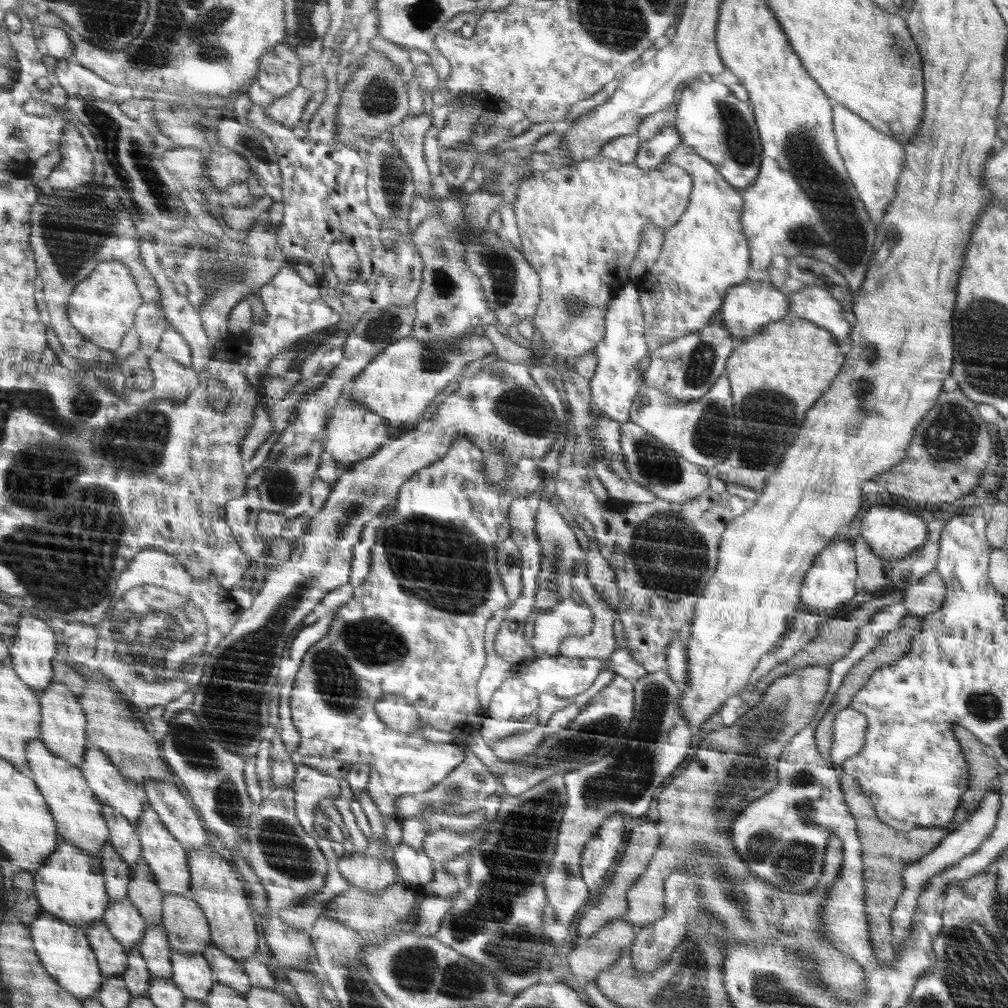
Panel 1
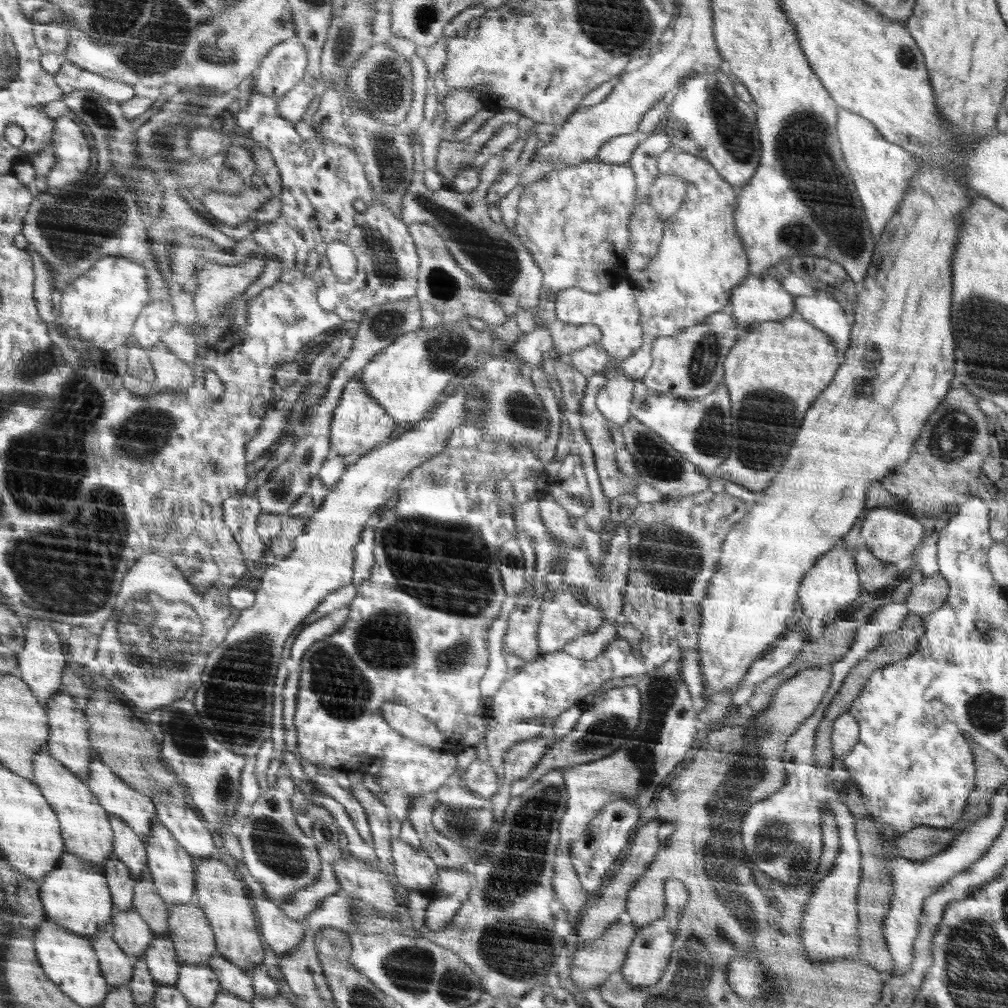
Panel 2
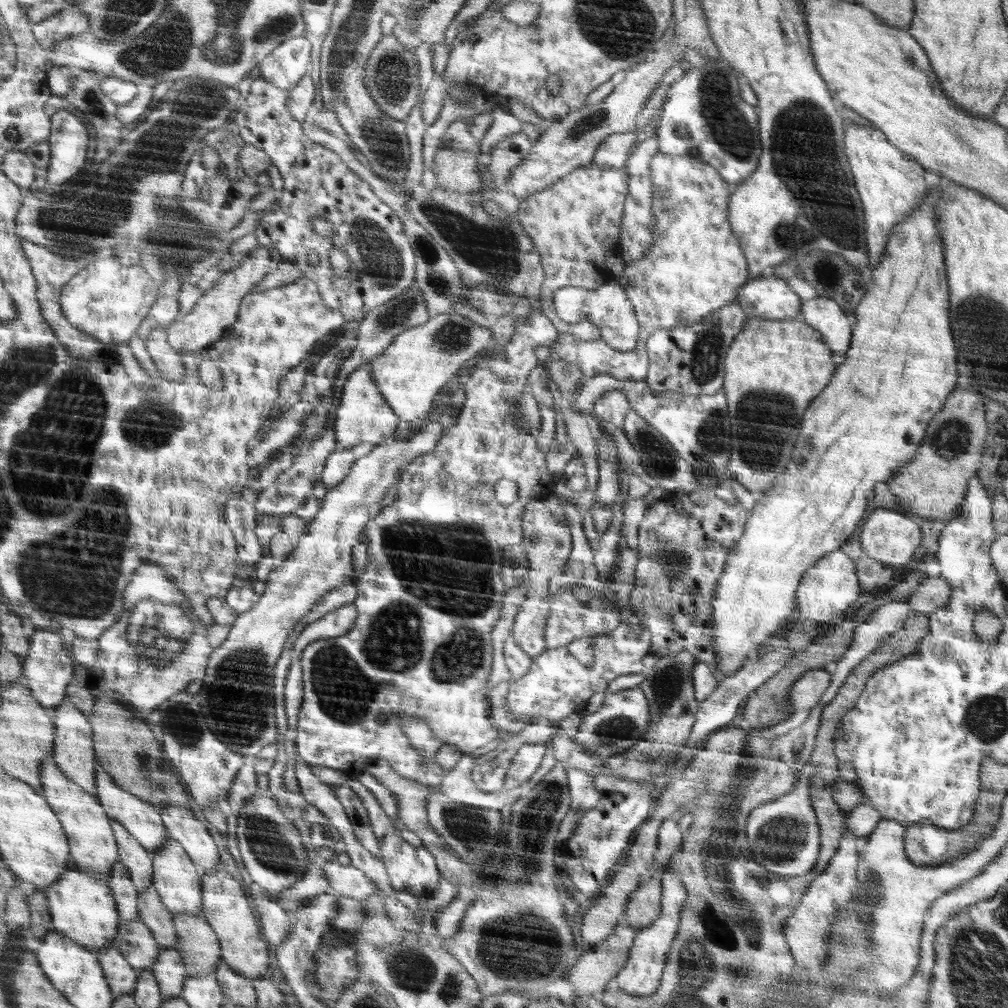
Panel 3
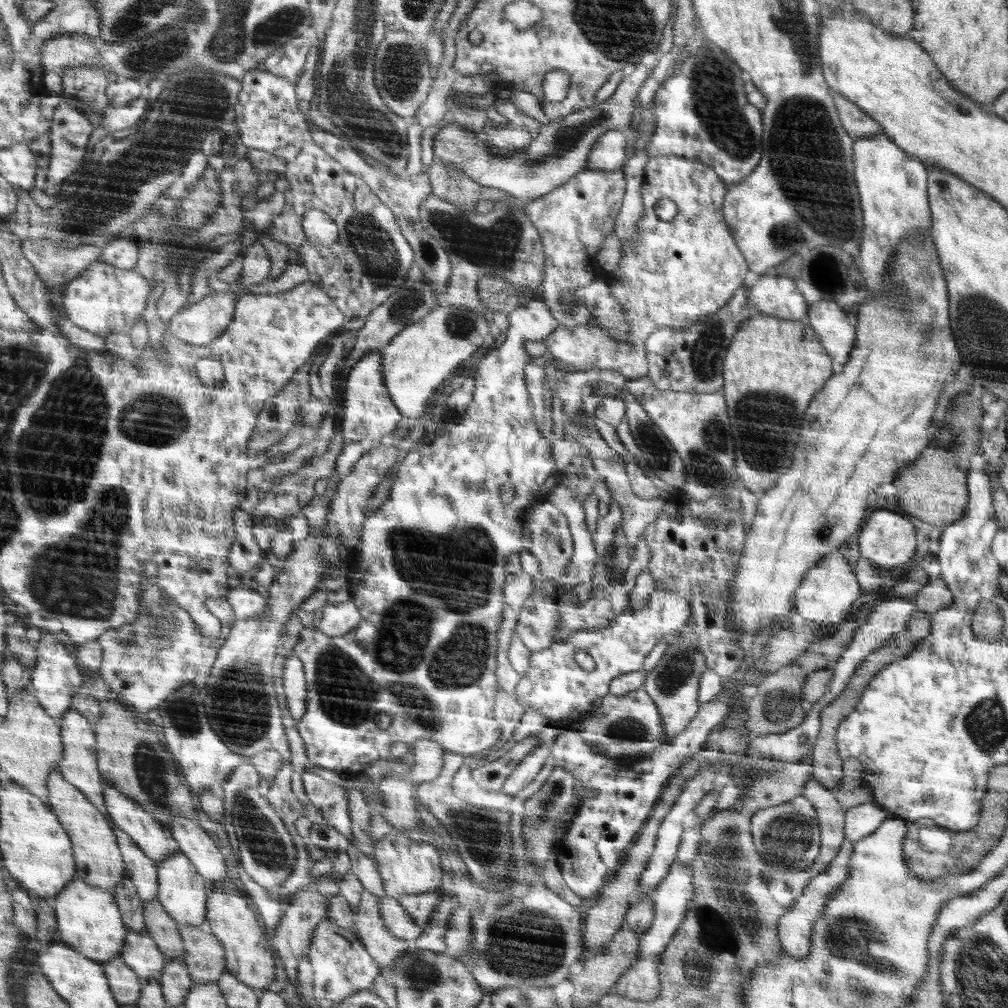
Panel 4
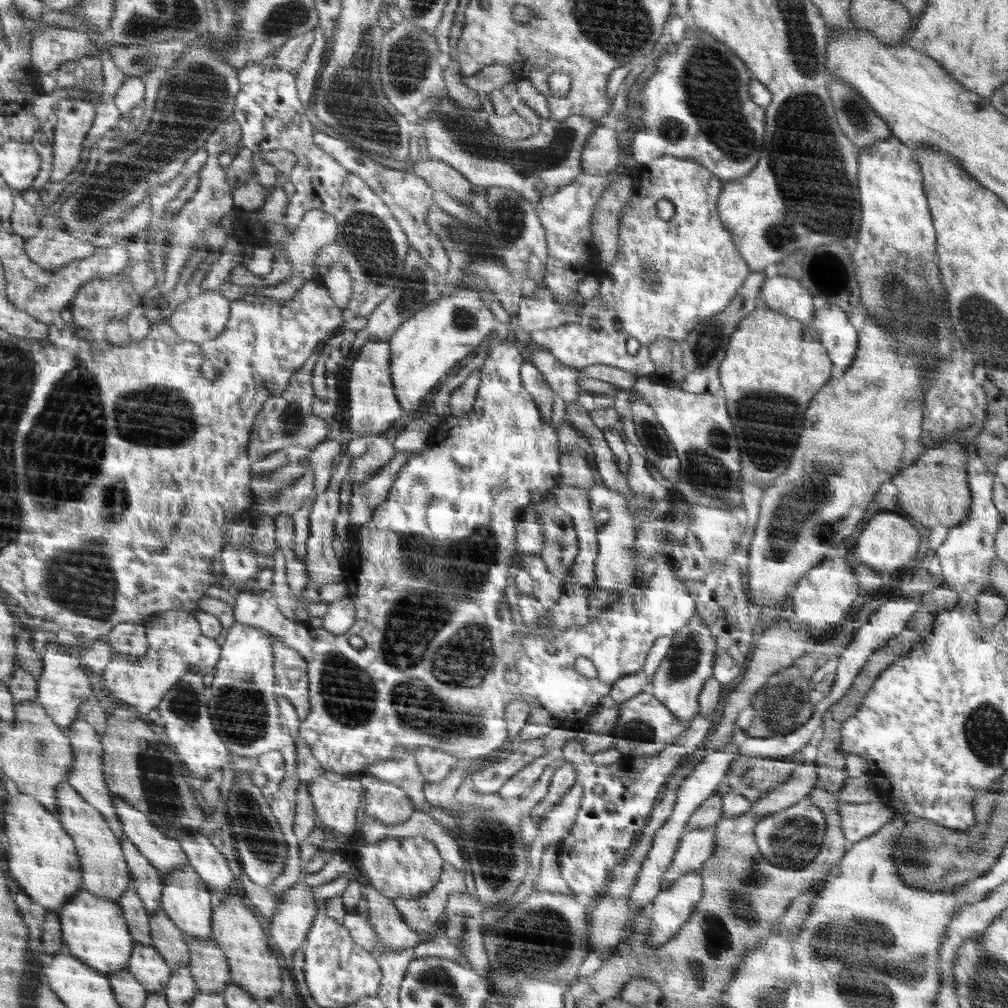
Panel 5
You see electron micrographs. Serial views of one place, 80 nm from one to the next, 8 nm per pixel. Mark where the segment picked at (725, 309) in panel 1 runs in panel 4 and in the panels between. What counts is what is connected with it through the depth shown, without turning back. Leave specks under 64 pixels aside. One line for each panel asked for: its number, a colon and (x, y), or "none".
2: (759, 299)
3: (771, 297)
4: (778, 295)

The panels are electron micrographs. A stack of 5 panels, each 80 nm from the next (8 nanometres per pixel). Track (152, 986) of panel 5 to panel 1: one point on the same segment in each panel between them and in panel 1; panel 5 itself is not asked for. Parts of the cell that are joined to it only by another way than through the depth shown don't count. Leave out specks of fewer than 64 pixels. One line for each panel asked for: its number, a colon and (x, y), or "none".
1: (122, 918)
2: (132, 935)
3: (133, 939)
4: (140, 953)

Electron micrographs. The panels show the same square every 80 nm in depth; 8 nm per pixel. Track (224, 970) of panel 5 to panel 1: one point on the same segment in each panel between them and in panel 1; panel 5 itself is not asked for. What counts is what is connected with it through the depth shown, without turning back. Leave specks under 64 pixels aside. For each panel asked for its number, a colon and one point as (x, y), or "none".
1: (188, 933)
2: (193, 938)
3: (198, 944)
4: (205, 957)

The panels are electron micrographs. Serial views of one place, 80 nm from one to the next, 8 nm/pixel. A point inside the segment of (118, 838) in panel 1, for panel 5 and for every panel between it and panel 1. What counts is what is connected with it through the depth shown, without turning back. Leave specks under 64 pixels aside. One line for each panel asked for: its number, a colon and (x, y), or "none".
2: (127, 845)
3: (139, 862)
4: (142, 870)
5: (147, 880)

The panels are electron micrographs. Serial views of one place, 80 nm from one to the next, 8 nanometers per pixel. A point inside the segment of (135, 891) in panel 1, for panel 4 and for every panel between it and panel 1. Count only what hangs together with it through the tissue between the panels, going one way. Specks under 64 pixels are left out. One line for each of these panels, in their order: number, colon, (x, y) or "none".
2: (150, 906)
3: (152, 912)
4: (164, 930)

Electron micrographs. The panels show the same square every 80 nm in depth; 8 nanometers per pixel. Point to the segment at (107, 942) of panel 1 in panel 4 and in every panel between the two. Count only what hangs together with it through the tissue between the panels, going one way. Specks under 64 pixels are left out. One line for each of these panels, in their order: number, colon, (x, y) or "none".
2: (117, 966)
3: (122, 976)
4: (126, 985)

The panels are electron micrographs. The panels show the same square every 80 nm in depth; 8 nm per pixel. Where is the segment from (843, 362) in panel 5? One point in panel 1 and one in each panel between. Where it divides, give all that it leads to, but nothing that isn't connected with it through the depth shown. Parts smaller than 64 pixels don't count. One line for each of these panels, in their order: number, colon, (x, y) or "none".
1: (814, 303)
2: (824, 312)
3: (824, 314)
4: (830, 321)

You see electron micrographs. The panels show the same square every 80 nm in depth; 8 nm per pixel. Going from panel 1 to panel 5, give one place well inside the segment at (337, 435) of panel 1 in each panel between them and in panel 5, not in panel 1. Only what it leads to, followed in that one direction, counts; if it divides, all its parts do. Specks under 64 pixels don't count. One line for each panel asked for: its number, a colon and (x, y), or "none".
2: (360, 424)
3: (363, 415)
4: (370, 413)
5: (373, 407)

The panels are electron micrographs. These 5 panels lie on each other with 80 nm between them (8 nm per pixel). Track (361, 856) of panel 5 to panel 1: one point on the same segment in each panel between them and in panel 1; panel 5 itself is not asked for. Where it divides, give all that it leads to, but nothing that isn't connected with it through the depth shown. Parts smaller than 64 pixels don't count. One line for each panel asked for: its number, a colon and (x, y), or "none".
1: (416, 869)
2: (414, 870)
3: (411, 869)
4: (407, 868)

